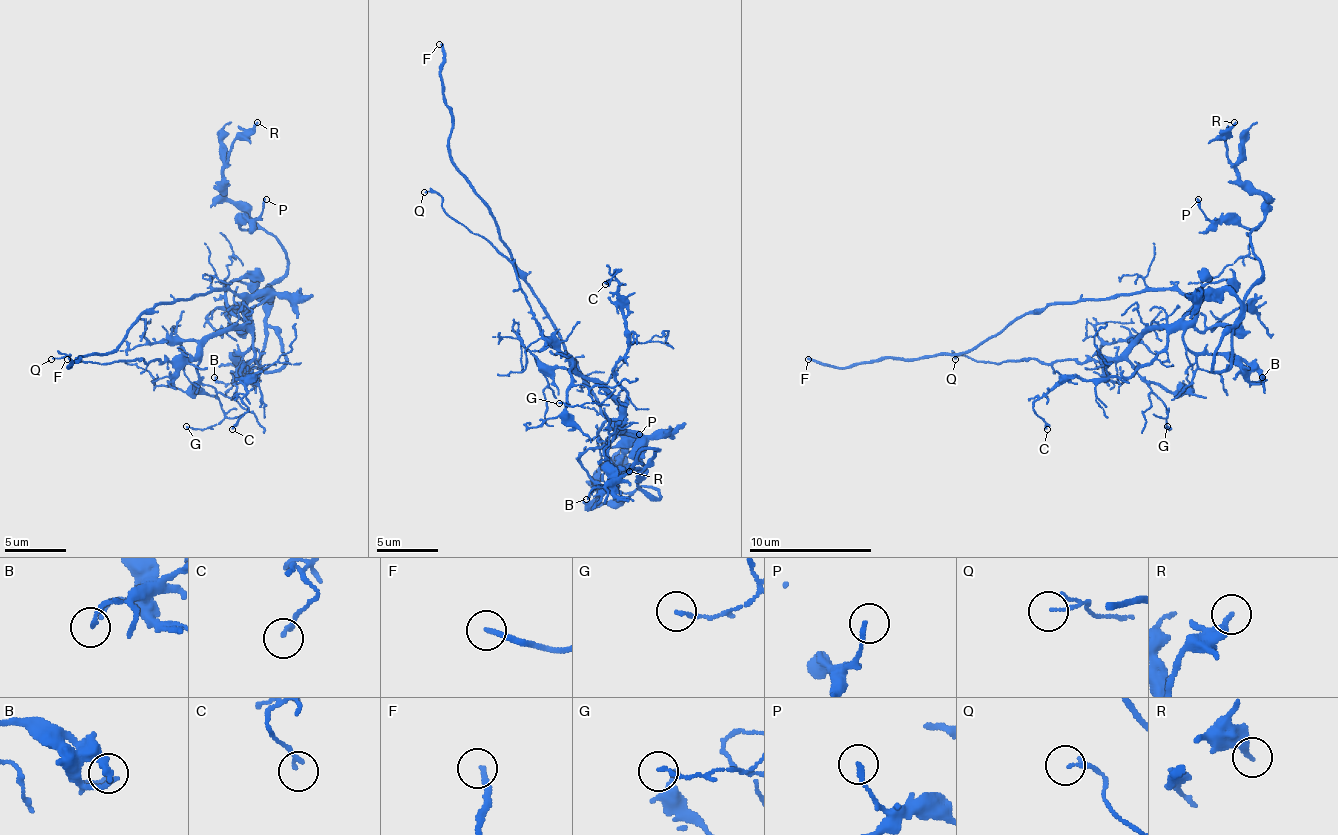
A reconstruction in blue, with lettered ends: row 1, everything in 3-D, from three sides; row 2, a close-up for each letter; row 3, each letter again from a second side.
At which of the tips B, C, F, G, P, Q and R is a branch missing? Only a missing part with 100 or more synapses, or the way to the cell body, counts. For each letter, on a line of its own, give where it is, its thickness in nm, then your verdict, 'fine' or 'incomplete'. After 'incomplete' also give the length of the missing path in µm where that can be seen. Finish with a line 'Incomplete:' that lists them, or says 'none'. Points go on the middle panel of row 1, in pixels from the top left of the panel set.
B: at (586, 499); 160 nm thick; fine
C: at (605, 284); 160 nm thick; fine
F: at (439, 44); 190 nm thick; incomplete; about 20 µm are missing
G: at (559, 403); 130 nm thick; fine
P: at (639, 434); 170 nm thick; fine
Q: at (424, 192); 90 nm thick; fine
R: at (629, 471); 240 nm thick; fine
Incomplete: F

